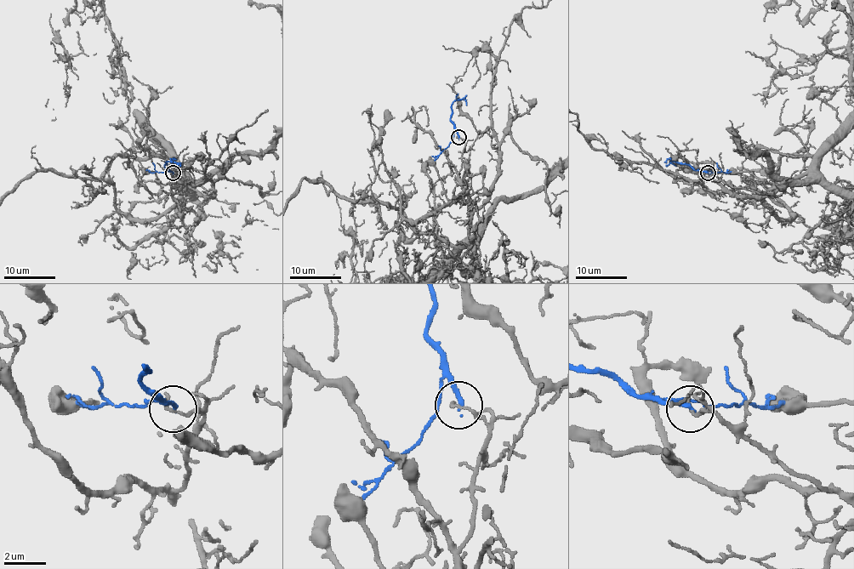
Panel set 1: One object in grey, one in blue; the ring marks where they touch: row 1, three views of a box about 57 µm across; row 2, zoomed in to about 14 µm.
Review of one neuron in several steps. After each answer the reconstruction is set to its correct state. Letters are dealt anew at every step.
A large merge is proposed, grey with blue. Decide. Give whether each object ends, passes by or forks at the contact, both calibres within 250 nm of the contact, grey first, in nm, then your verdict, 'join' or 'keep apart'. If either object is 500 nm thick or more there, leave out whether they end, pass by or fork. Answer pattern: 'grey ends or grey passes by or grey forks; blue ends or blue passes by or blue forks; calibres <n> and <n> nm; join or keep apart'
grey ends; blue ends; calibres 170 and 200 nm; keep apart

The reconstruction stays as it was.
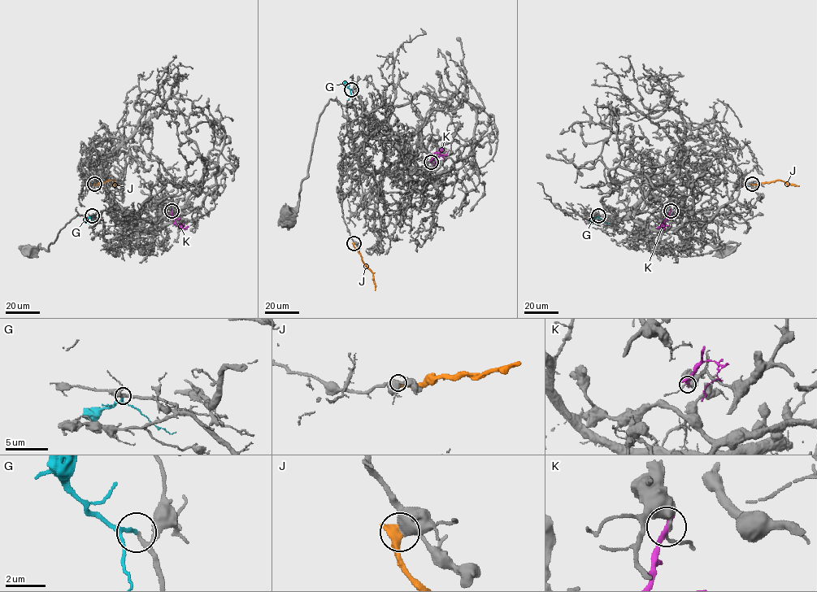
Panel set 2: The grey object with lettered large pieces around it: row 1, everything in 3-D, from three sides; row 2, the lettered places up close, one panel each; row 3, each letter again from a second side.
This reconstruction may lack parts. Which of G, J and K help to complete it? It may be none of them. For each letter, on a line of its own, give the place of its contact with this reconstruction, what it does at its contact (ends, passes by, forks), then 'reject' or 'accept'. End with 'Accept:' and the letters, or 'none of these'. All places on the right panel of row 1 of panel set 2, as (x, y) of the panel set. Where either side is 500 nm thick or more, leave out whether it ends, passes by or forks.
G: meets grey at (598, 215); it ends there; accept
J: meets grey at (752, 184); reject
K: meets grey at (671, 211); it ends there; reject
Accept: G

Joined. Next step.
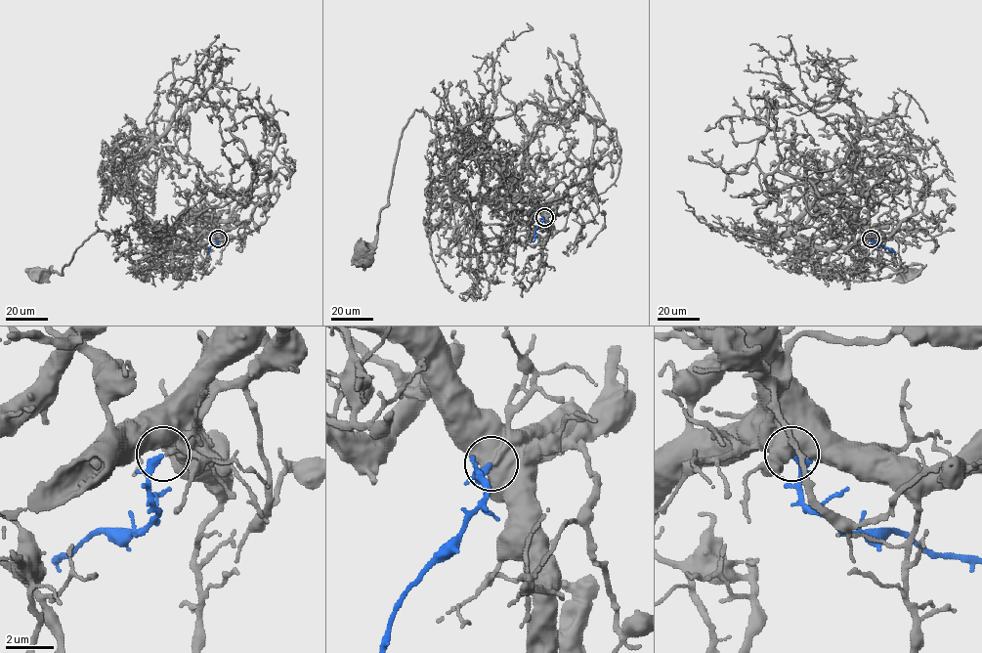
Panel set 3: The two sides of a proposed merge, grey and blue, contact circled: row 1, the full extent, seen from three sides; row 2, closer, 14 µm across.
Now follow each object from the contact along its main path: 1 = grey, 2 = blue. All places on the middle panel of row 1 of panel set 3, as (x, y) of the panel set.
1: (544, 217), (490, 157), (483, 138), (463, 132), (455, 122), (416, 109), (403, 131), (377, 236), (361, 249)
2: (543, 217), (533, 241)

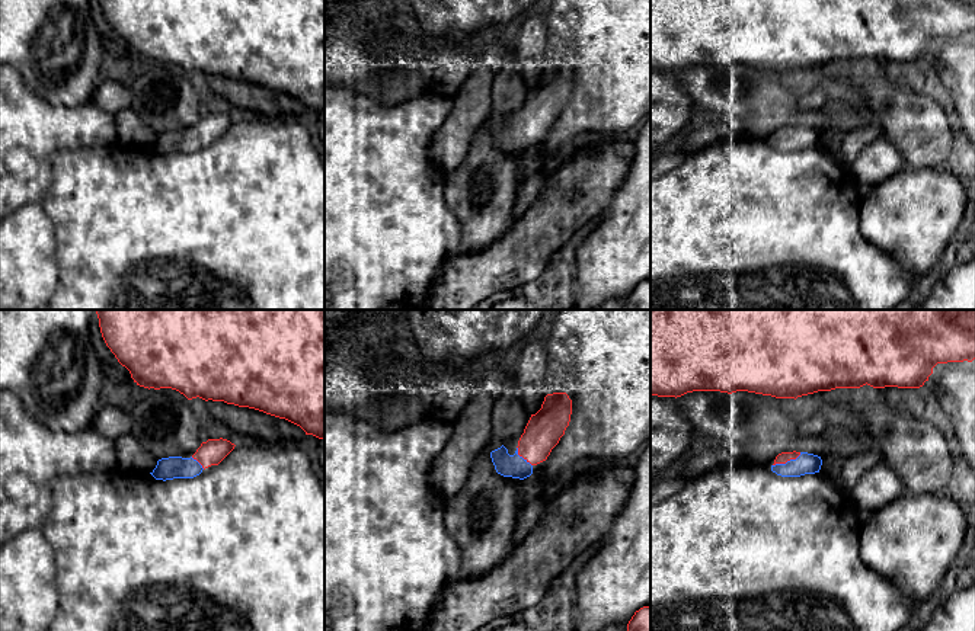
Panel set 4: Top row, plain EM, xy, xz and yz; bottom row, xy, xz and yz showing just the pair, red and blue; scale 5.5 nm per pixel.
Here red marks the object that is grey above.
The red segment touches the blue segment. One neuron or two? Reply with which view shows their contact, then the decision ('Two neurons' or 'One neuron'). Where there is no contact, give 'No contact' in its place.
Touches red in yz. One neuron

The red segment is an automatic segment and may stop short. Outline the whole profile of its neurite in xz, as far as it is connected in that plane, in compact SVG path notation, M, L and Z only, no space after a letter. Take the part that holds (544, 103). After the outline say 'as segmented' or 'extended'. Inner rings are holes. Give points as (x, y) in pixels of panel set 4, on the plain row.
M566 67L544 71L541 83L531 89L514 129L501 122L490 126L498 148L524 154L533 148L533 141L546 135L569 100L572 74Z | extended

